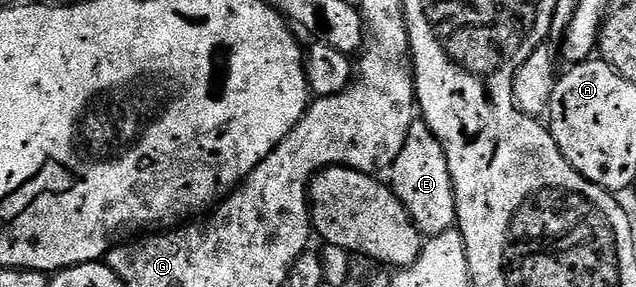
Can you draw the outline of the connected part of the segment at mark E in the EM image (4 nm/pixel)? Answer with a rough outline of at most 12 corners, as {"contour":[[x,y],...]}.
{"contour":[[412,120],[390,171],[421,236],[457,226],[444,146]]}

